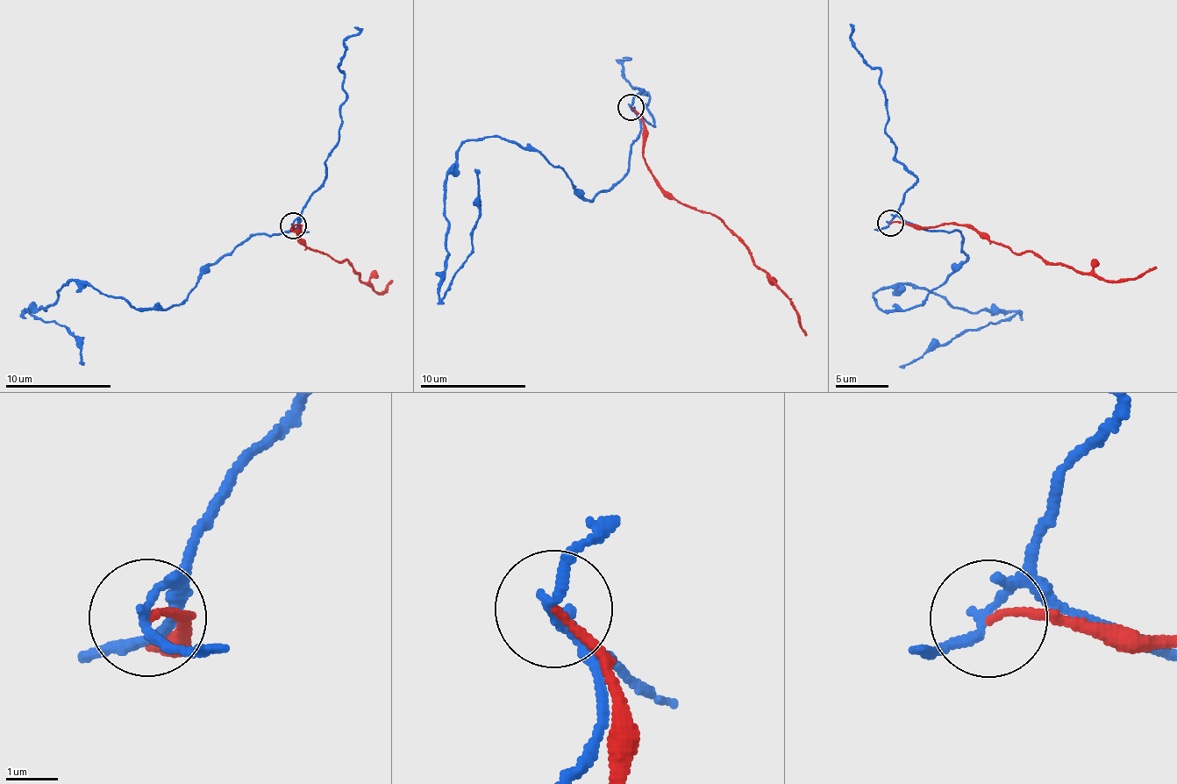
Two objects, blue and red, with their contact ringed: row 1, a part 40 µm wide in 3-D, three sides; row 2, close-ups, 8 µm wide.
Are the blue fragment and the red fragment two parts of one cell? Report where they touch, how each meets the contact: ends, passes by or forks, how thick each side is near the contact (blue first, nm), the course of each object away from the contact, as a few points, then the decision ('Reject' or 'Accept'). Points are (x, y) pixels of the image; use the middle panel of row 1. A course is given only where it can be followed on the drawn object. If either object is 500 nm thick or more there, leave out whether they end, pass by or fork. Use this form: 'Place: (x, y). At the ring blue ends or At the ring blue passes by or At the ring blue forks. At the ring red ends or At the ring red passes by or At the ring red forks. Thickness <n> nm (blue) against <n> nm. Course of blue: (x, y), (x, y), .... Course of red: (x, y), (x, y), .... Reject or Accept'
Place: (631, 107). At the ring blue passes by. At the ring red ends. Thickness 160 nm (blue) against 120 nm. Course of blue: (631, 108), (630, 168), (591, 199), (496, 136), (459, 149), (445, 288), (473, 252), (475, 168). Course of red: (631, 108), (644, 124), (644, 158), (653, 181), (676, 200), (716, 216), (796, 314), (798, 324), (806, 335). Reject

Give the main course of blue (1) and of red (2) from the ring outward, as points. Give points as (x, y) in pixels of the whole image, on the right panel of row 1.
1: (890, 224), (958, 230), (966, 258), (920, 304), (876, 305), (880, 288), (902, 283), (1009, 316), (898, 367)
2: (890, 224), (968, 224), (991, 242), (1016, 254), (1033, 251), (1076, 272), (1132, 279), (1143, 276), (1156, 266)

